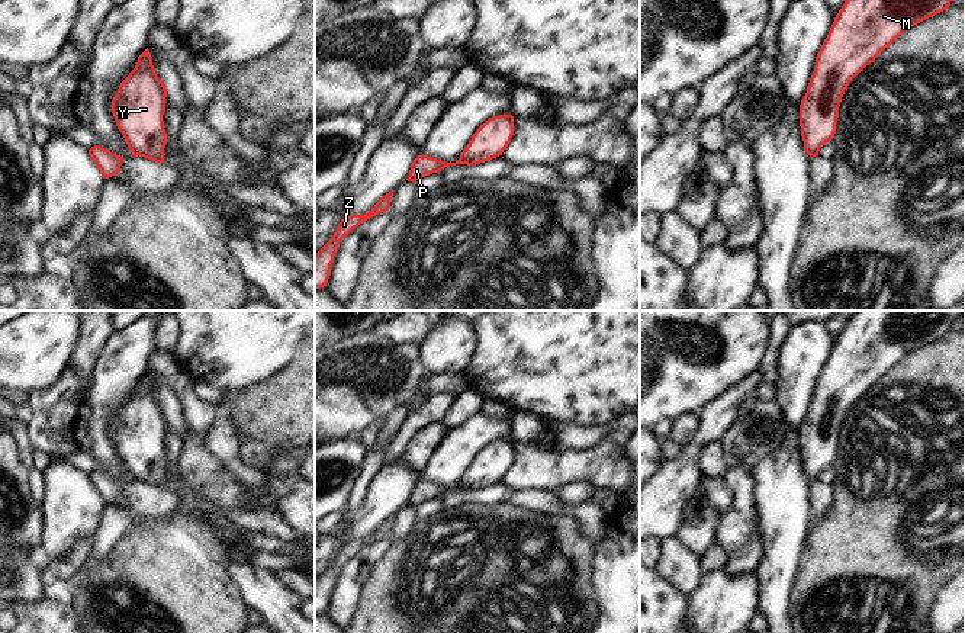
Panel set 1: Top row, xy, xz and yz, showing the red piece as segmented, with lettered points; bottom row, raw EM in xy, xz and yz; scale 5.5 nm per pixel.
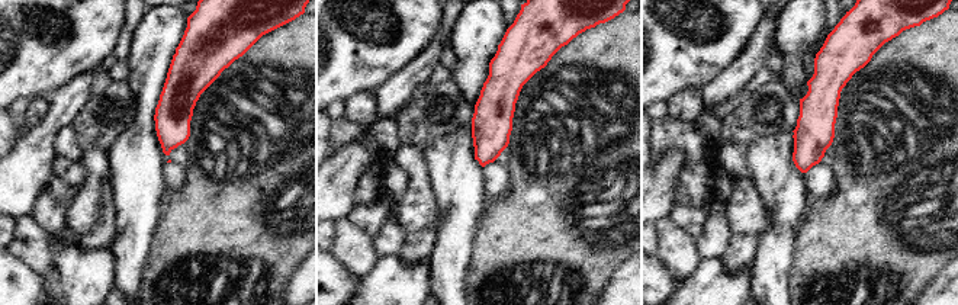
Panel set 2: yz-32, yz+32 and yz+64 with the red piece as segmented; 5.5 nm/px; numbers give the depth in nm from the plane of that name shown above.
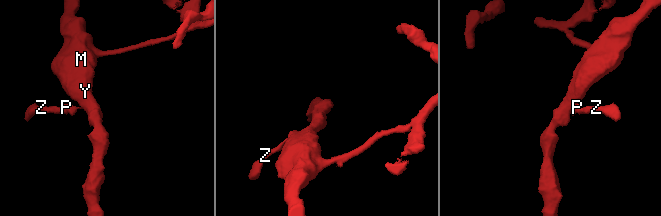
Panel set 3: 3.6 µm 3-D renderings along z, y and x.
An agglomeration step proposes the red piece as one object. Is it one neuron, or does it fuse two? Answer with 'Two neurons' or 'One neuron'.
Two neurons.

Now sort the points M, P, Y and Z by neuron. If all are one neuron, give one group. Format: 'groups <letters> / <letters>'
groups M Y / P Z

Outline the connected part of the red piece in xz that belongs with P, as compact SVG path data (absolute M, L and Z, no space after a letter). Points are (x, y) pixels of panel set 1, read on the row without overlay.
M418 481L409 495L408 507L415 508L416 505L430 501L432 498L440 498L448 491L463 489L463 486L459 483L456 488L445 488L428 481Z

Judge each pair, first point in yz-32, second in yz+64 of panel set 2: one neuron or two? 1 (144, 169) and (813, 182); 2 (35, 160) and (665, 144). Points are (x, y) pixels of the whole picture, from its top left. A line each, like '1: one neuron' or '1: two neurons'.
1: two neurons
2: two neurons

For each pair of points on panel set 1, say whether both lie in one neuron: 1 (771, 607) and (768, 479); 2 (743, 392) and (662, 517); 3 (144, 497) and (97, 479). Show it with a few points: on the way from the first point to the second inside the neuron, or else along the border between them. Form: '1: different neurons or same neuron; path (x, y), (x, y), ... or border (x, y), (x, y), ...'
1: same neuron; path (777, 575), (779, 565), (779, 511)
2: same neuron; path (714, 423), (695, 443), (682, 474), (671, 487)
3: same neuron; path (132, 492), (124, 488), (109, 488)

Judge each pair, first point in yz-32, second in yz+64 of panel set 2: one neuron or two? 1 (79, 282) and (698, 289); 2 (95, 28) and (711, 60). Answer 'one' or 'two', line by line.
1: one
2: one

